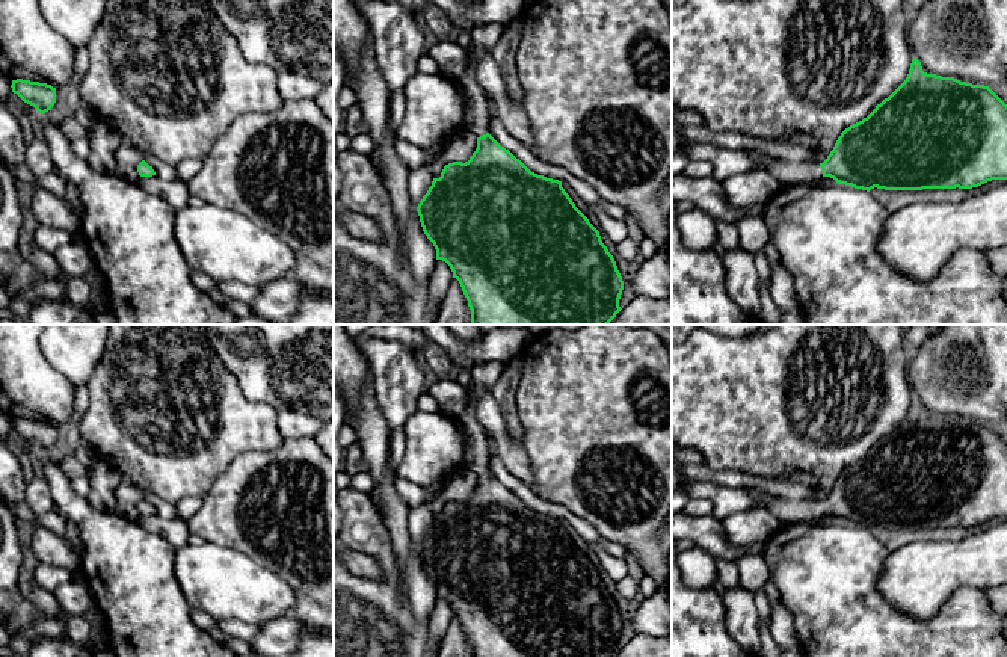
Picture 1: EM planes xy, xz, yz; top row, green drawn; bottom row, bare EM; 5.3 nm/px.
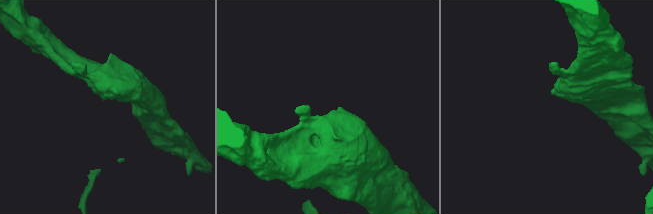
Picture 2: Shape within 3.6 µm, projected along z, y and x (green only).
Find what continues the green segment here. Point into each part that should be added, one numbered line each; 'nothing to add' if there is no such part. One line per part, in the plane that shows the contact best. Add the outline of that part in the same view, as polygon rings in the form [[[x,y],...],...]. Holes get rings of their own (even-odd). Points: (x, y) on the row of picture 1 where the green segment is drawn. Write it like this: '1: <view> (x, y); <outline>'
1: yz (787, 172); [[[768,154],[764,159],[764,165],[779,186],[809,184],[823,178],[818,162],[791,162]]]

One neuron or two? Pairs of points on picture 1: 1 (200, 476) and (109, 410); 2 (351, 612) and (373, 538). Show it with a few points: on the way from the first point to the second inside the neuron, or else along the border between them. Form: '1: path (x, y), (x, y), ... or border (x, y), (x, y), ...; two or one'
1: path (177, 453), (132, 410); one
2: path (370, 598), (388, 580), (388, 562), (385, 558); one

